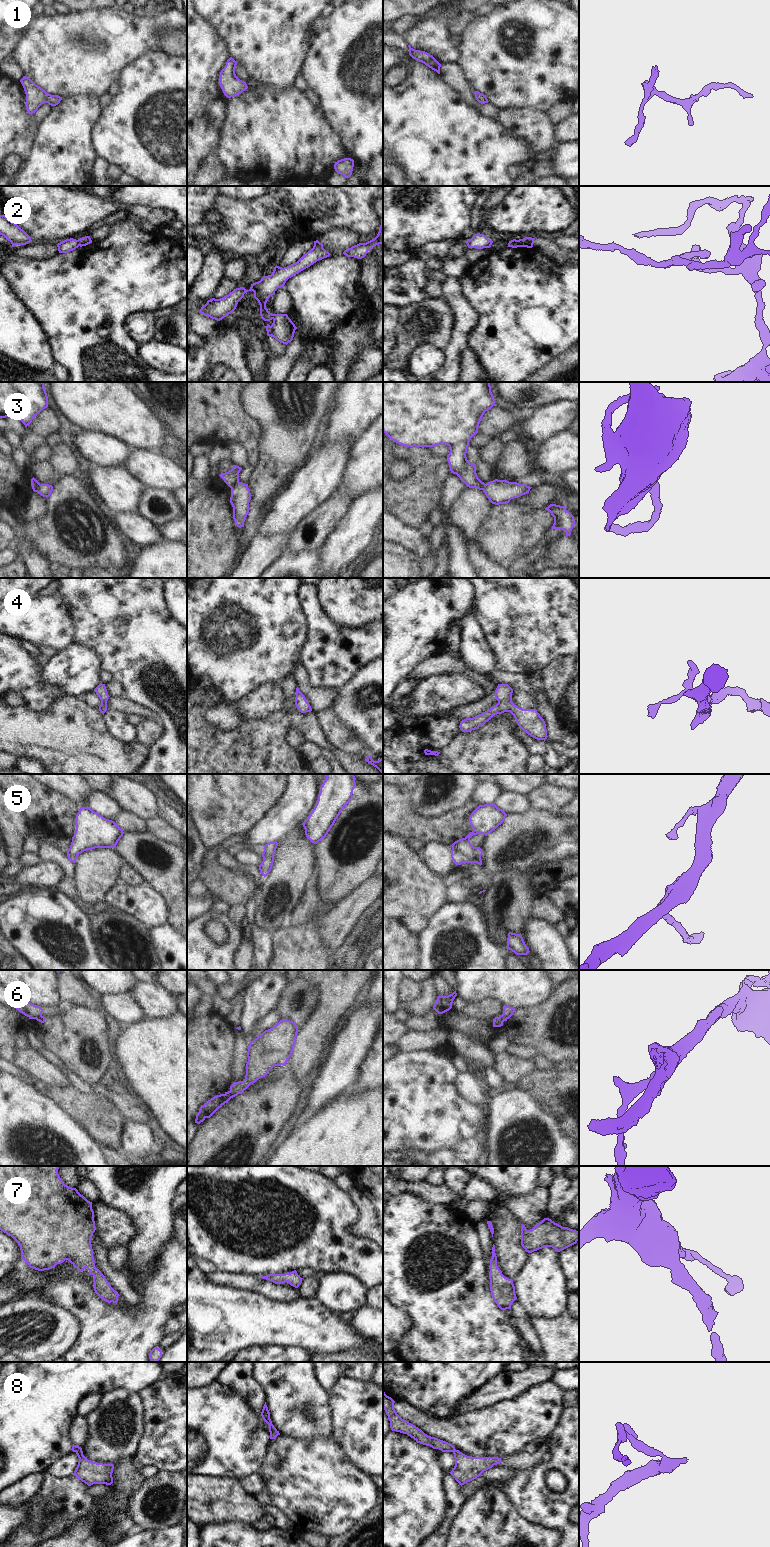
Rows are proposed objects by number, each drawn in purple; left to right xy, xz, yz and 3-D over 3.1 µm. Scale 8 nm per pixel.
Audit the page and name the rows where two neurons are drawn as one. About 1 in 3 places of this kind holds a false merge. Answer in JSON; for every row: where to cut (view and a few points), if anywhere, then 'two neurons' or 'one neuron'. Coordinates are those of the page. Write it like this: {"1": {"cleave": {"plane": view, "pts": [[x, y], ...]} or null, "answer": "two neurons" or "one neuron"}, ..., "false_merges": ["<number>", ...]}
{"1": {"cleave": null, "answer": "one neuron"}, "2": {"cleave": {"plane": "xy", "pts": [[76, 240], [78, 246]]}, "answer": "two neurons"}, "3": {"cleave": {"plane": "xy", "pts": [[40, 484], [34, 491]]}, "answer": "two neurons"}, "4": {"cleave": null, "answer": "one neuron"}, "5": {"cleave": null, "answer": "one neuron"}, "6": {"cleave": {"plane": "xz", "pts": [[230, 1090], [237, 1094]]}, "answer": "two neurons"}, "7": {"cleave": null, "answer": "one neuron"}, "8": {"cleave": null, "answer": "one neuron"}, "false_merges": ["2", "3", "6"]}

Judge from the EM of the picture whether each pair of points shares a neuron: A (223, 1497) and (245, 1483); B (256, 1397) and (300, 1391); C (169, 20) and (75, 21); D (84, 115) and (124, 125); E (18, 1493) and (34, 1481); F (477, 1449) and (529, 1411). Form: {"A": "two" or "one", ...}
{"A": "two", "B": "two", "C": "one", "D": "two", "E": "one", "F": "one"}

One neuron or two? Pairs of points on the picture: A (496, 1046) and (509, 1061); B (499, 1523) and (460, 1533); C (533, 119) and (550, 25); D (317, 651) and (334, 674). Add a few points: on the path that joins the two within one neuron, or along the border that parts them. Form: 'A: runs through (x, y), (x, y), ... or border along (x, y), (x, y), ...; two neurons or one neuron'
A: border along (506, 1050), (496, 1055); two neurons
B: runs through (489, 1533), (470, 1533); one neuron
C: border along (512, 106), (527, 106), (546, 113); two neurons
D: runs through (323, 657), (333, 668); one neuron

